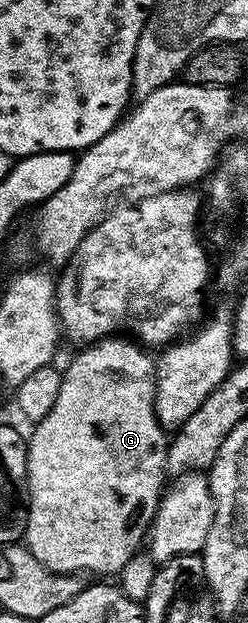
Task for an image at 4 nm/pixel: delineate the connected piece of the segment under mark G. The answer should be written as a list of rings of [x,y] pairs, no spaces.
[[[125,335],[104,337],[102,341],[94,341],[86,345],[73,357],[69,366],[64,366],[59,383],[59,395],[55,399],[55,407],[47,414],[47,419],[36,422],[32,426],[33,434],[27,437],[29,454],[27,455],[27,471],[29,472],[29,522],[25,528],[24,544],[47,567],[56,573],[113,573],[120,574],[123,563],[135,555],[146,540],[149,526],[153,524],[153,516],[157,514],[157,506],[161,503],[163,490],[166,488],[167,470],[165,467],[165,450],[167,433],[162,429],[155,415],[155,361],[148,357],[146,350],[136,340]]]

